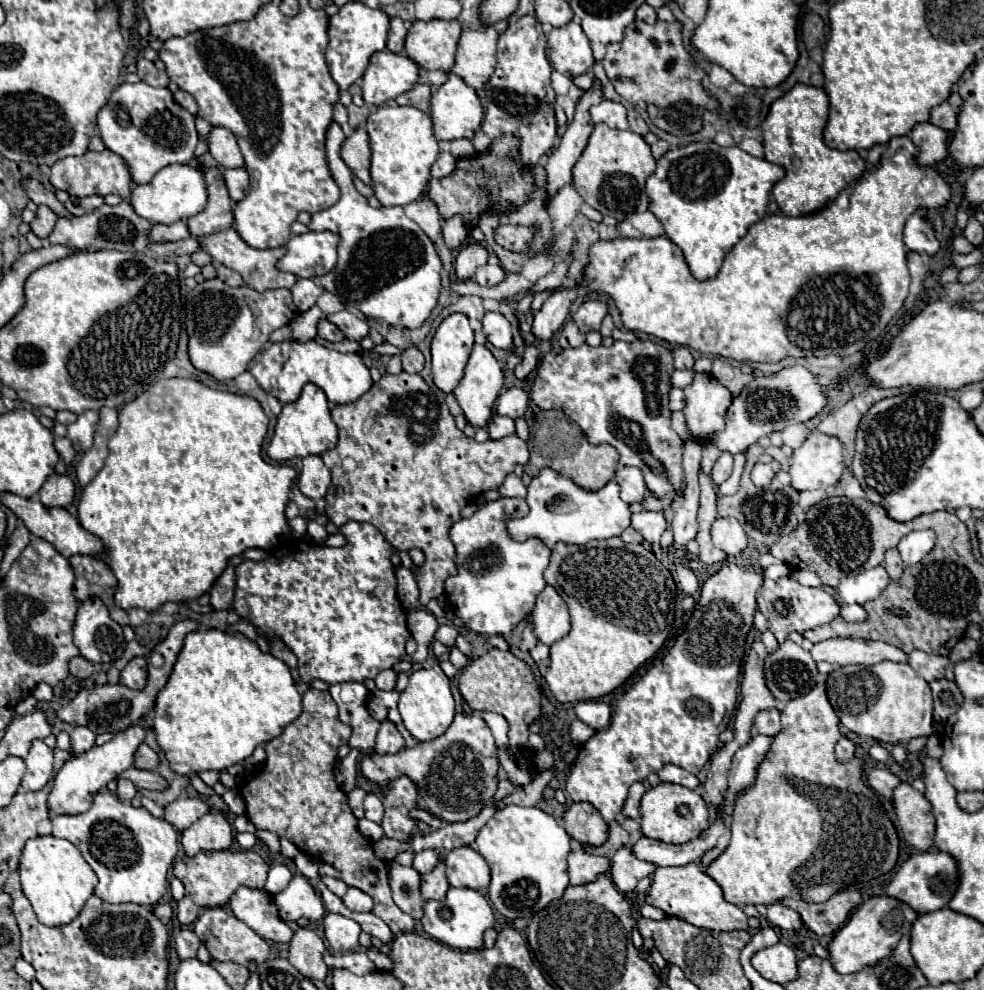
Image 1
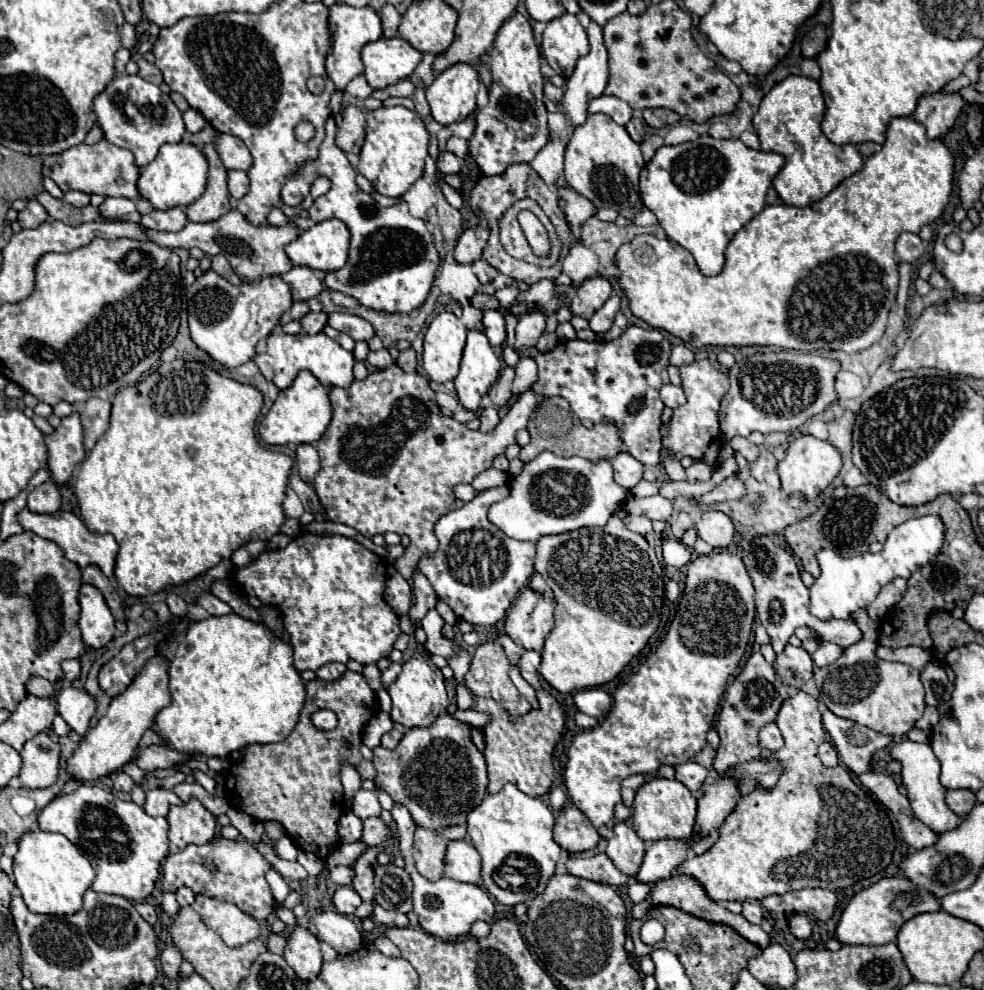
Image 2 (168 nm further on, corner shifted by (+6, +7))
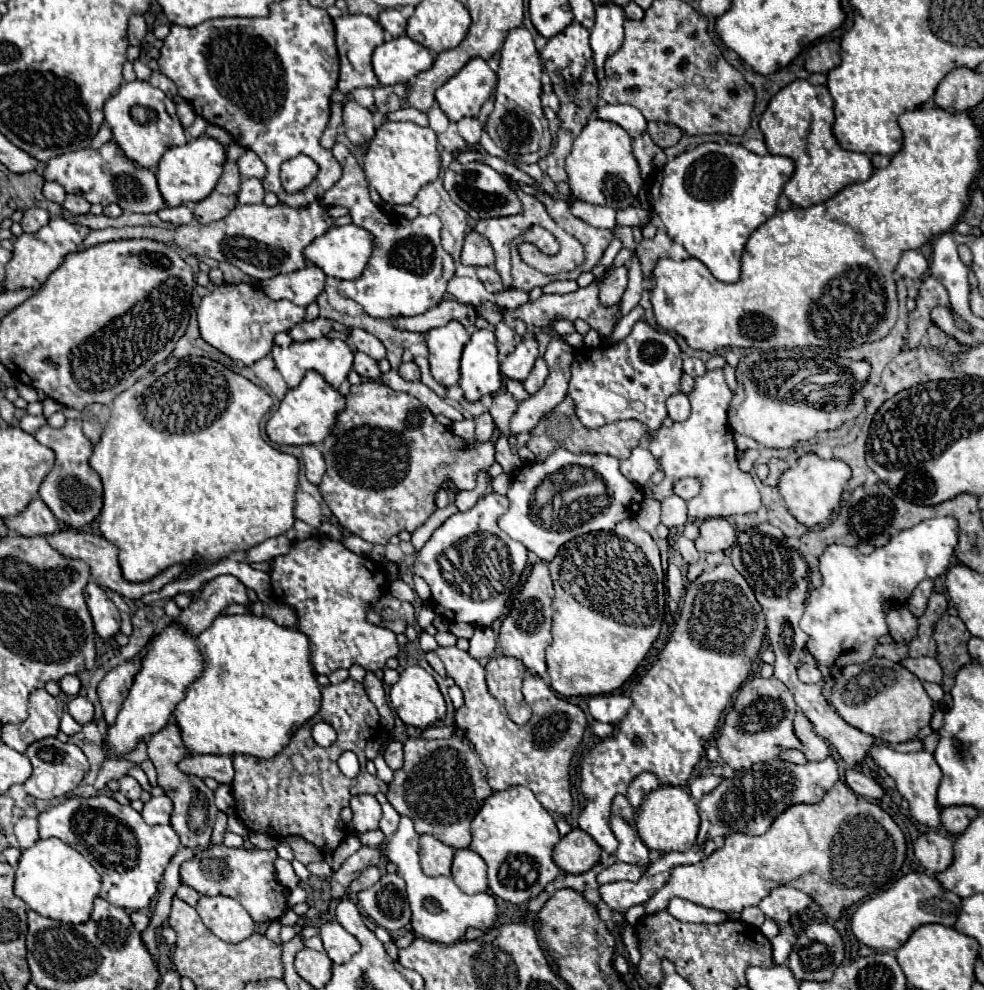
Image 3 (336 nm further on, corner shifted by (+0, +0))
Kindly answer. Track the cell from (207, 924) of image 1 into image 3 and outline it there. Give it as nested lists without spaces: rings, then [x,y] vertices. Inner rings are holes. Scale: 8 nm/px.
[[[201,896],[195,906],[203,924],[221,940],[229,944],[243,942],[255,932],[255,922],[249,912],[233,898],[227,896]]]

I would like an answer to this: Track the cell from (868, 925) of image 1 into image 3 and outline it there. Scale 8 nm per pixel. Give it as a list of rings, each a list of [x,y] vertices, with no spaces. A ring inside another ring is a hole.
[[[911,872],[903,876],[899,882],[895,882],[889,890],[863,900],[855,914],[851,916],[851,932],[861,944],[877,952],[899,950],[907,942],[911,932],[923,924],[937,922],[943,926],[953,926],[959,910],[961,898],[957,894],[943,892],[939,882],[929,874]]]

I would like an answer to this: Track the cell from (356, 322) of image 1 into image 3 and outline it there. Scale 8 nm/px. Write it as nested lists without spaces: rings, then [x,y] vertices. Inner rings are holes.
[[[349,328],[349,340],[359,352],[365,352],[375,360],[385,358],[385,346],[377,336],[373,336],[361,328]]]

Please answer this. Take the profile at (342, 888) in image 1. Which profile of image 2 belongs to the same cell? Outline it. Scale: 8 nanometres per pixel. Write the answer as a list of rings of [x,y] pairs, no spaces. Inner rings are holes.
[[[299,851],[297,863],[299,863],[299,865],[303,865],[311,877],[317,877],[317,875],[323,871],[323,861],[321,861],[317,855],[313,855],[313,853]]]

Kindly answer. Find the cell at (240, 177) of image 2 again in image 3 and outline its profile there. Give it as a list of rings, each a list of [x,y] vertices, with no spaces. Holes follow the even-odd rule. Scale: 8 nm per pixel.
[[[243,178],[239,186],[239,204],[261,204],[265,190],[261,180],[257,178]]]

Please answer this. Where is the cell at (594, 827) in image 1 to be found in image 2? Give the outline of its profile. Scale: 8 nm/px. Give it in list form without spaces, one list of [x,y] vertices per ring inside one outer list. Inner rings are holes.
[[[567,805],[555,819],[553,839],[561,849],[573,855],[593,849],[601,837],[575,805]]]

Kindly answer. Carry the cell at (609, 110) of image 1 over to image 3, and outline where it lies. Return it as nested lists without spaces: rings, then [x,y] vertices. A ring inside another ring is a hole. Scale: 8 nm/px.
[[[603,104],[597,110],[597,118],[619,124],[621,128],[627,130],[631,138],[641,136],[647,128],[647,120],[643,118],[643,114],[629,104]]]

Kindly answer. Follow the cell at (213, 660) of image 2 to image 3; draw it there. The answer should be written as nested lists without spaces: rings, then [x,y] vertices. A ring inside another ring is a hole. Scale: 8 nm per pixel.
[[[221,614],[197,636],[197,642],[203,656],[203,672],[189,684],[185,698],[173,712],[173,722],[179,726],[183,744],[191,754],[249,754],[267,760],[279,754],[289,744],[289,738],[297,732],[297,728],[317,714],[321,688],[309,662],[309,638],[297,628],[283,628],[269,618],[259,618],[255,614]]]

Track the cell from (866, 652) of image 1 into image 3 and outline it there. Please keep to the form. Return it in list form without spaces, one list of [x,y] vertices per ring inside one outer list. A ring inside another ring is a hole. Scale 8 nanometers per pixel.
[[[925,656],[925,658],[905,658],[905,660],[901,660],[901,664],[909,672],[913,672],[921,682],[937,682],[937,684],[941,684],[943,672],[941,672],[941,666],[937,664],[935,658],[929,658],[929,656]]]

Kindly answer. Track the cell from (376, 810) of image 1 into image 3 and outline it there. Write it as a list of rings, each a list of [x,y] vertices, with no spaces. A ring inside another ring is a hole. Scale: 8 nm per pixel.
[[[359,794],[351,798],[351,810],[353,810],[353,828],[357,832],[367,832],[367,830],[377,830],[379,820],[383,816],[381,804],[377,802],[375,796],[371,794]]]

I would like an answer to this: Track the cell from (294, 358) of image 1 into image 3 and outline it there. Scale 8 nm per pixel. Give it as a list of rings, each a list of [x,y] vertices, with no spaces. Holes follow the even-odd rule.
[[[319,338],[319,340],[309,340],[309,342],[293,342],[287,348],[273,346],[273,360],[275,360],[275,368],[281,372],[285,384],[289,388],[299,386],[299,382],[303,380],[307,370],[319,372],[325,378],[325,382],[329,382],[333,388],[339,388],[341,382],[353,370],[353,352],[351,352],[351,348],[343,340],[329,340],[329,338]]]

